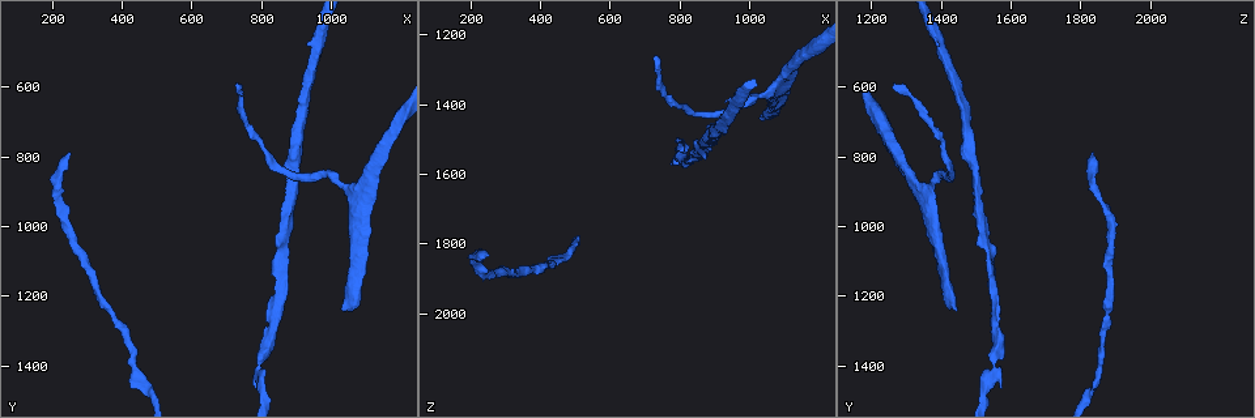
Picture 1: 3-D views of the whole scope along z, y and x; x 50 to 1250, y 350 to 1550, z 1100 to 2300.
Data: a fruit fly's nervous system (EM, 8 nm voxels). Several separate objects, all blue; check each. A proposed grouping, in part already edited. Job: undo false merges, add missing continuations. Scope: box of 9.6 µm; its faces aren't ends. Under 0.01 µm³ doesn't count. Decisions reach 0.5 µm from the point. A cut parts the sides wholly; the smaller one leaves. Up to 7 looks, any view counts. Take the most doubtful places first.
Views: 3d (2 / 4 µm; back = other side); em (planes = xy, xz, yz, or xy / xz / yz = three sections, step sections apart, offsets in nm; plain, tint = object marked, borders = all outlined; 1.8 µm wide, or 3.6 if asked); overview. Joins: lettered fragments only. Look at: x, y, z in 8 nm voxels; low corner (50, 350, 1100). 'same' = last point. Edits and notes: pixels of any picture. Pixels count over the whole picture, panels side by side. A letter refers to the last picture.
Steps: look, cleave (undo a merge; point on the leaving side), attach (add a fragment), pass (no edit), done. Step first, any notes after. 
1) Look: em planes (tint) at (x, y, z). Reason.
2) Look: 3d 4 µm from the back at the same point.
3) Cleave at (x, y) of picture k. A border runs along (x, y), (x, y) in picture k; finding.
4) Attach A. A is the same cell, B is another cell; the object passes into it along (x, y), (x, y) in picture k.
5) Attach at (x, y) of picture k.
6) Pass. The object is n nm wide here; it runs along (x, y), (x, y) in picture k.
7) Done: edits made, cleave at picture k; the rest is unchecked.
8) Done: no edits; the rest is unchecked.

Look: em xy step 8 (tint) at (1040, 1240, 1440). Long arm stops here.

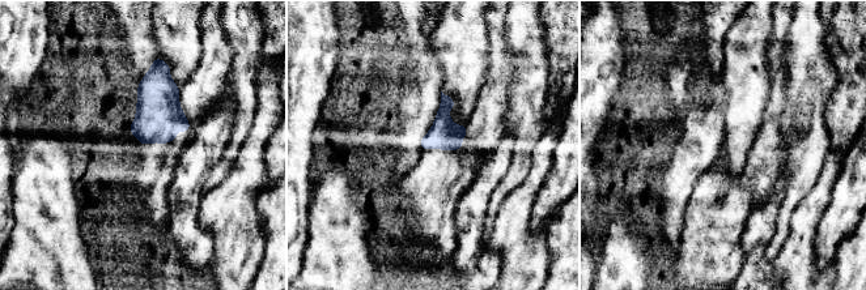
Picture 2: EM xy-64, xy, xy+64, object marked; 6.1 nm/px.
Look: em xy step 8 (borders) at the same point. See the neighbours.

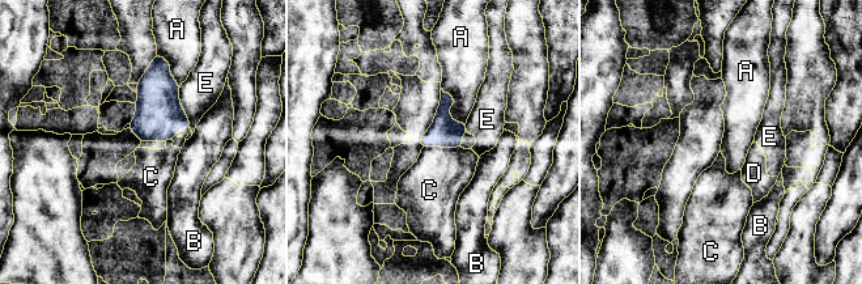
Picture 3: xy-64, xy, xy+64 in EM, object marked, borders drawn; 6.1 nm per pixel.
Attach C. The longest contact is with E, 280 nm; C is the same cell, A, B, D and E are other cells; the object passes into it along (445, 132), (441, 145), (434, 182) in picture 3; the neuron continues.

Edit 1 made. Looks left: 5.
Look: overview. Redraw.

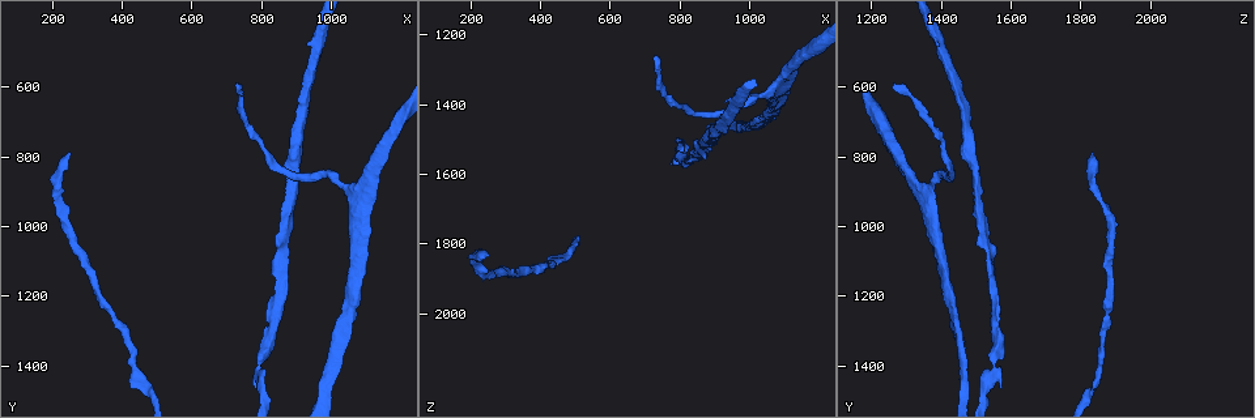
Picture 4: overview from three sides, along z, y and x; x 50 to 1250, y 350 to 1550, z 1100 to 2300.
Look: em planes (tint) at (1110, 870, 1310). Three-way junction.

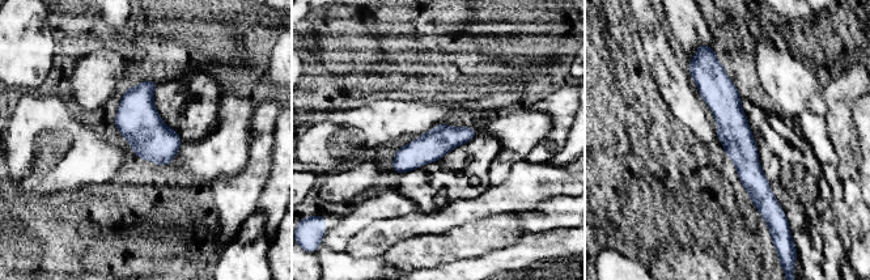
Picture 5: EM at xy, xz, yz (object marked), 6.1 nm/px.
Look: em planes (borders) at the same point.

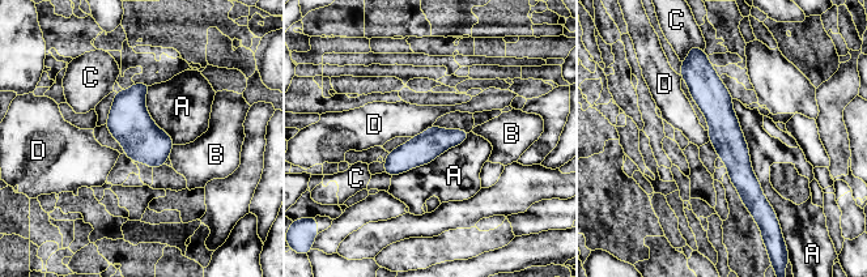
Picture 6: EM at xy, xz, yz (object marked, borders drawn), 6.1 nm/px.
Pass. The object is 190 nm wide here; A, B, C and D are other cells; it runs along (704, 64), (704, 84), (753, 212) in picture 6; continuous, no second neuron.

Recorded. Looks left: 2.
Look: em planes (borders) at (730, 600, 1260). End of a long branch.

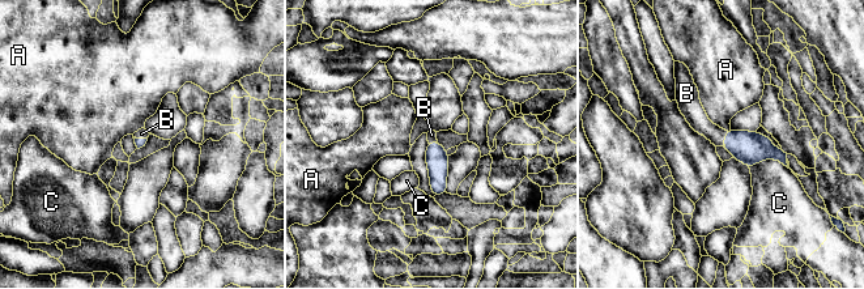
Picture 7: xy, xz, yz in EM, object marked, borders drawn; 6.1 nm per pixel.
Attach B. The longest contact is with C, 240 nm; B is the same cell, A and C are other cells; it goes on there.

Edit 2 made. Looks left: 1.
Done: edits made, attach at picture 3, attach at picture 7; the rest is unchecked.

